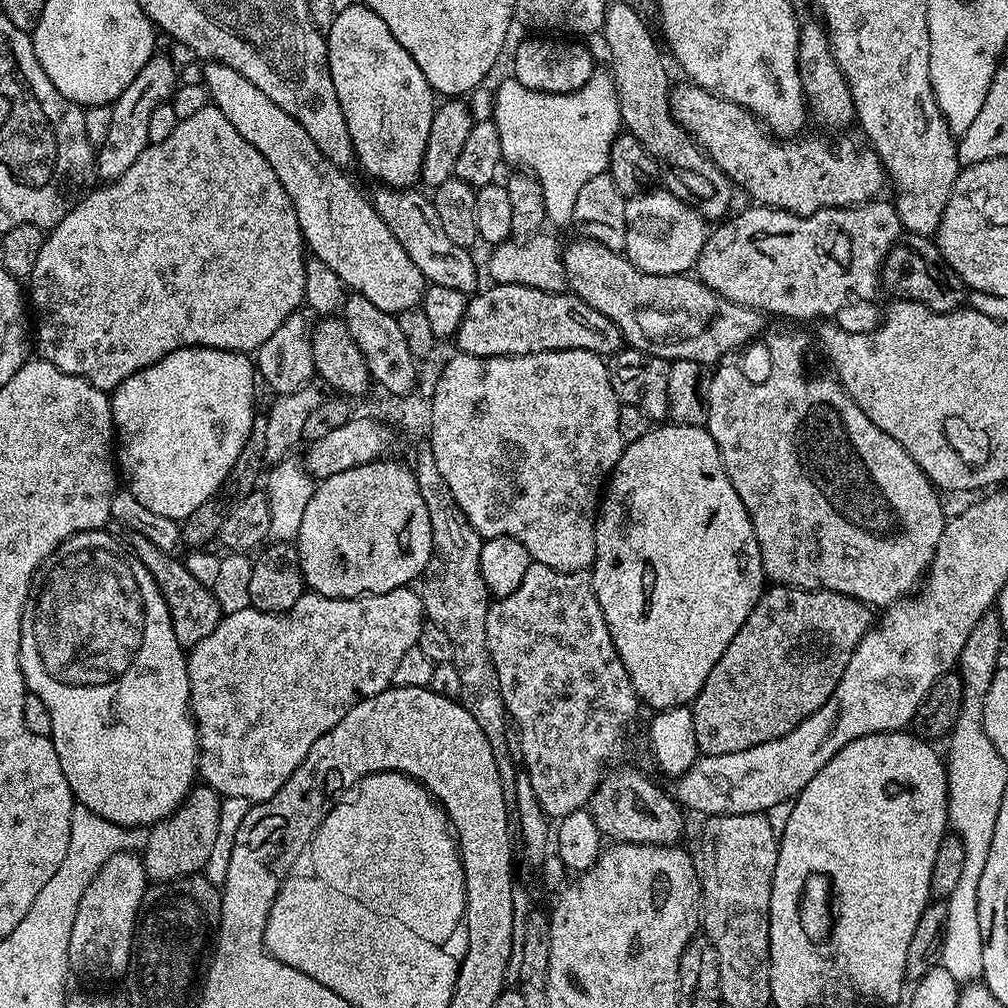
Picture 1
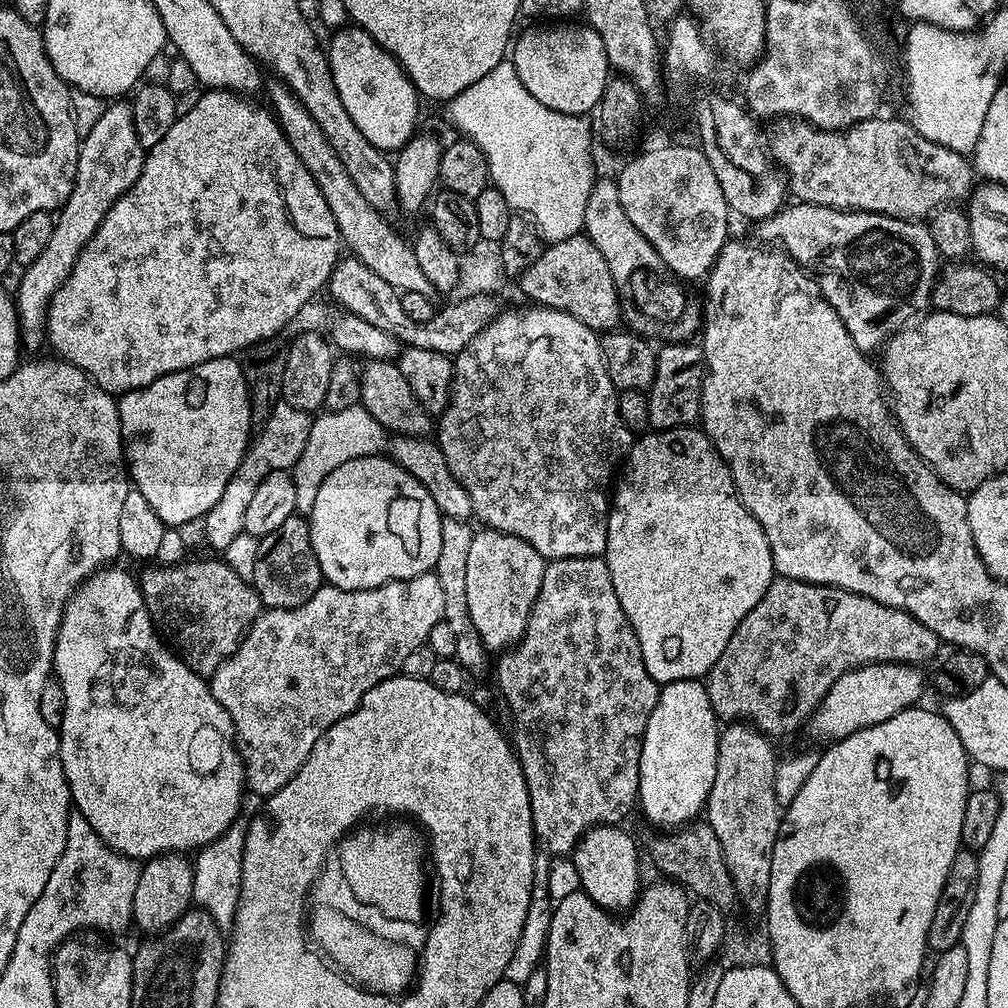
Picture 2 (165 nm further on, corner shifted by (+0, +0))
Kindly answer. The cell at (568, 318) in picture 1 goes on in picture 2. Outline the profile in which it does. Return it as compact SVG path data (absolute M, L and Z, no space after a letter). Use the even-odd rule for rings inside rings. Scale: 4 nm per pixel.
M351 254L336 261L326 285L326 292L332 295L337 309L358 314L358 318L366 318L366 322L378 326L378 330L386 330L386 334L396 337L401 345L434 350L450 357L461 352L498 314L498 307L496 308L492 301L495 299L491 295L461 295L453 304L436 311L430 322L414 322L414 318L410 318L406 310L402 310L397 285L378 278L374 270L370 270L358 257Z

